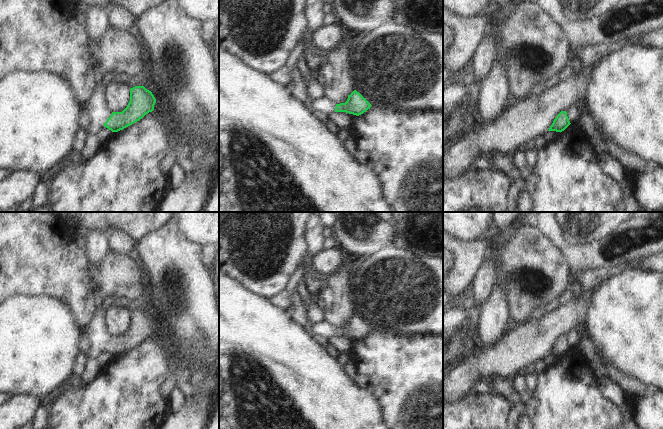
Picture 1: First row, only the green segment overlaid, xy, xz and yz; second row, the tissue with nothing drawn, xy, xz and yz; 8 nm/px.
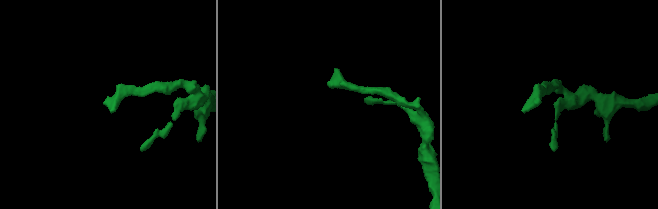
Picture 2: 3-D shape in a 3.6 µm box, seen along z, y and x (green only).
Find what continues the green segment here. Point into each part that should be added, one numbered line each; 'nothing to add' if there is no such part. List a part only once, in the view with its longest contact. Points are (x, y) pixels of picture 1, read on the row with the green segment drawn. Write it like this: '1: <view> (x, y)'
1: xy (97, 112)

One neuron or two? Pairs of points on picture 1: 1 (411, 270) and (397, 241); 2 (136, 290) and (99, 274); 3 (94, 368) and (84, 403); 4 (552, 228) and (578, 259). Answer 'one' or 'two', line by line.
1: two
2: one
3: two
4: one

